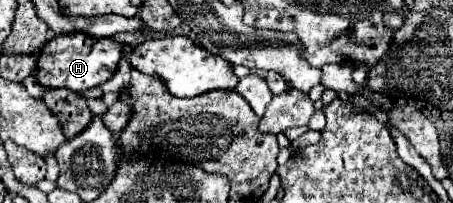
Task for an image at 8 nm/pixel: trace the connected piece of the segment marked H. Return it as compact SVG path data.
M62 33L44 45L36 63L36 83L44 89L60 89L66 87L74 93L82 93L86 89L98 87L106 83L122 57L122 45L112 39L92 39L86 33Z

